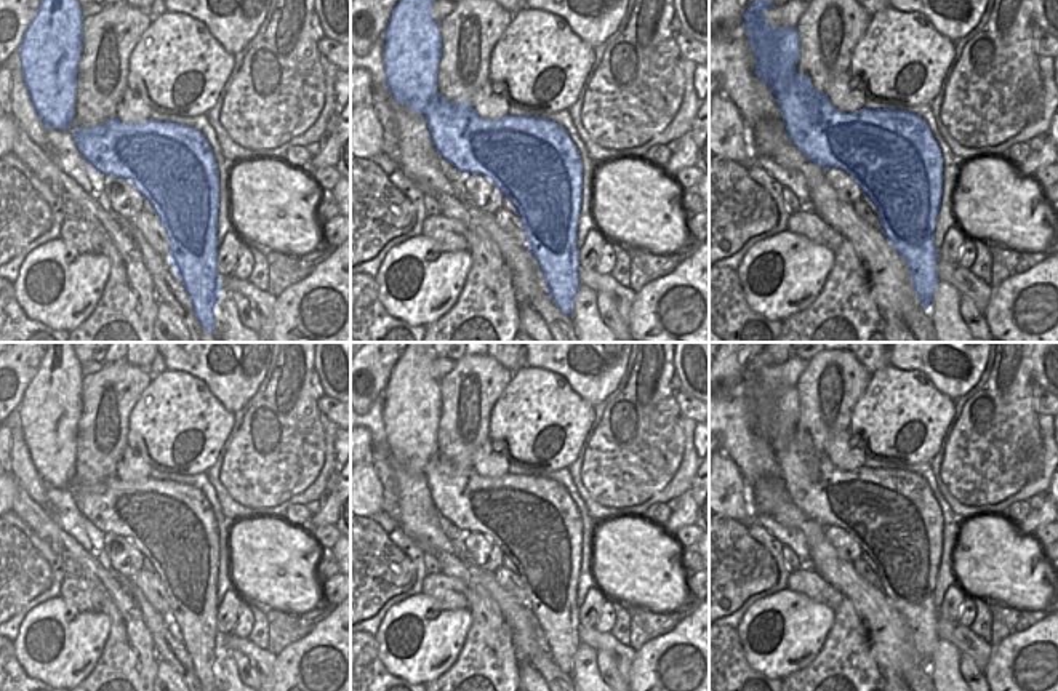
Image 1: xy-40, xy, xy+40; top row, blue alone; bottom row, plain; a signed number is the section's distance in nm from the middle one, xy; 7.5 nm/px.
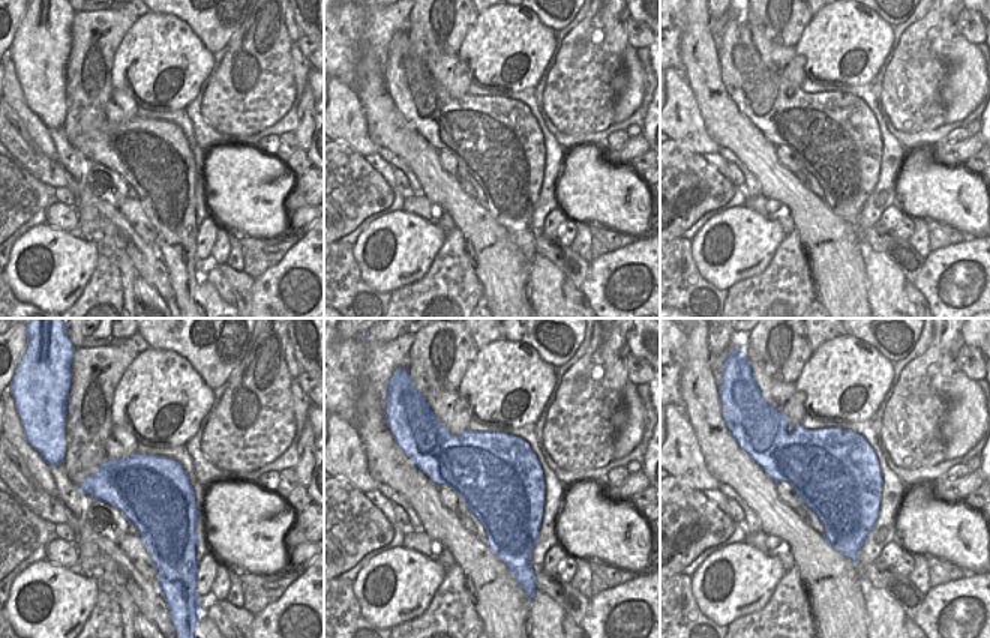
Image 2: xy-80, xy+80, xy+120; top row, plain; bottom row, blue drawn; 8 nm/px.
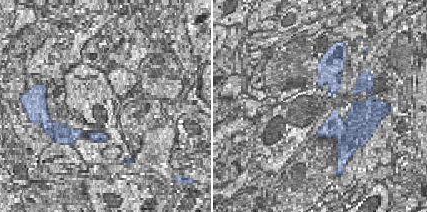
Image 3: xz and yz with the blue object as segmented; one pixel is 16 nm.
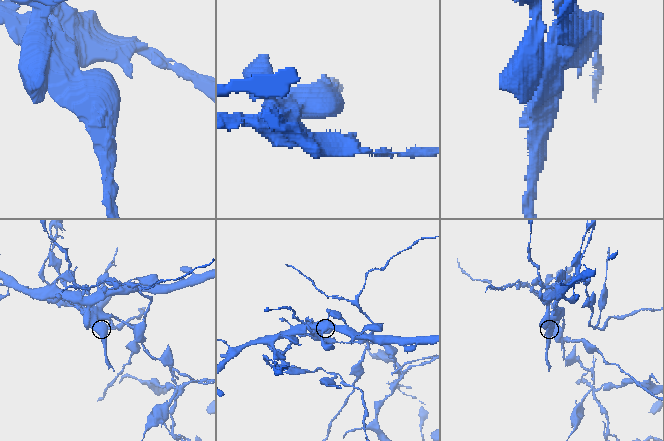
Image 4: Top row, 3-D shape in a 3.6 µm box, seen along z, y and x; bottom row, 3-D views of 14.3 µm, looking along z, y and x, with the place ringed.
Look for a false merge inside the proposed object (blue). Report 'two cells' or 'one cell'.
two cells

